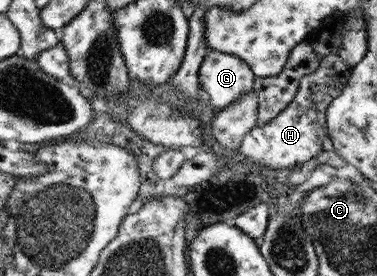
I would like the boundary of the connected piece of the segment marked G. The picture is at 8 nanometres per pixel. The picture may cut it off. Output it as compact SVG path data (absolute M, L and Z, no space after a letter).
M218 50L208 51L198 75L215 114L253 89L255 78L244 60Z

